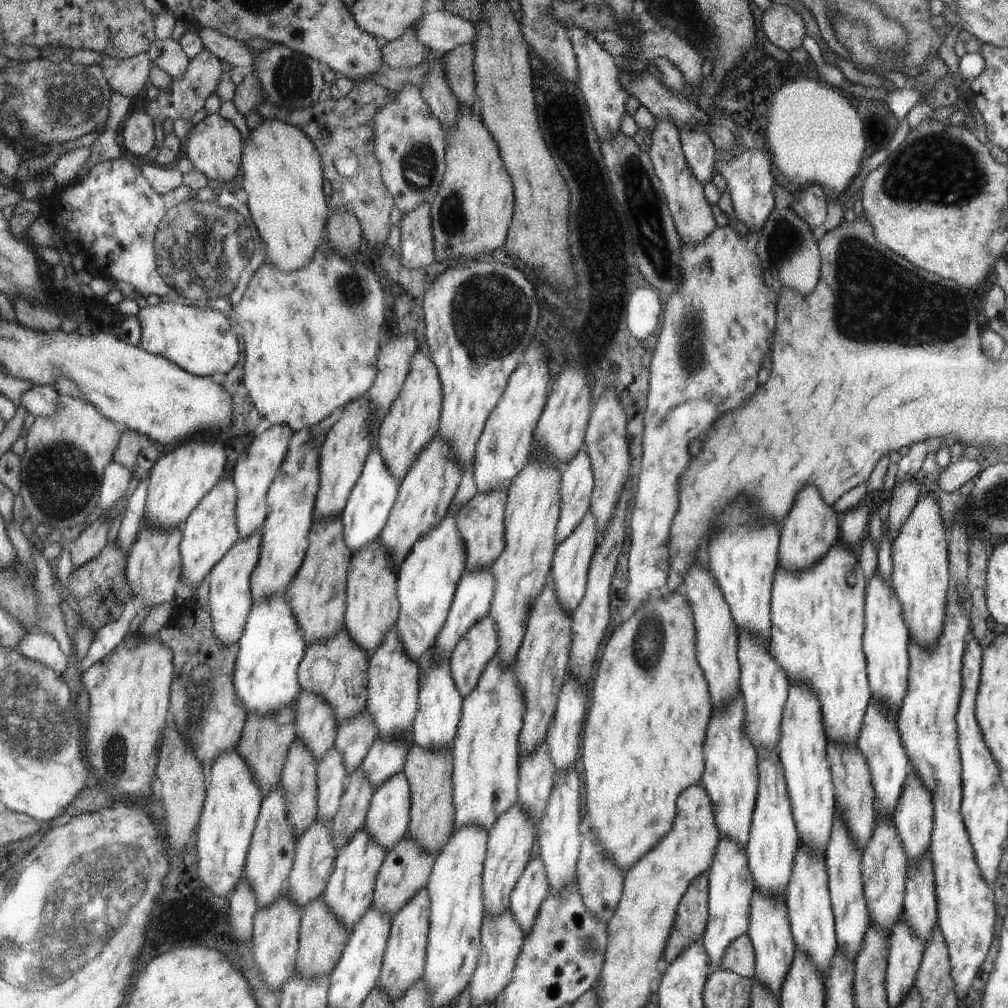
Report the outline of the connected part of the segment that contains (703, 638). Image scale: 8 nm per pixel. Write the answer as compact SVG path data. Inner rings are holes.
M694 566L694 572L690 572L690 580L686 580L685 591L686 600L694 610L694 624L698 638L698 664L706 668L706 680L710 680L710 696L714 696L714 708L722 708L724 704L734 700L740 684L739 629L734 624L729 605L722 598L722 590L718 590L714 576L706 568Z

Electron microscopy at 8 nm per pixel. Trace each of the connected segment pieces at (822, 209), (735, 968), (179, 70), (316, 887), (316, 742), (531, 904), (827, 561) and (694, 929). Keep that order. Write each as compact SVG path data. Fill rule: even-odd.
M808 186L808 190L802 190L794 196L794 202L790 204L811 229L818 228L826 222L826 196L821 186Z
M740 935L726 950L720 969L752 979L752 976L756 975L756 964L757 957L754 952L753 941L748 935Z
M170 38L170 40L157 39L157 42L152 44L148 56L158 68L171 74L175 80L186 76L190 68L191 58L180 41L174 38Z
M315 822L304 832L297 841L296 858L292 863L286 889L290 900L298 906L306 907L306 904L320 898L328 886L330 875L333 874L334 861L336 860L336 846L332 844L333 833L331 822Z
M301 691L298 695L298 702L294 704L294 714L296 714L298 720L298 738L316 756L316 760L322 760L322 756L334 746L336 740L339 725L334 708L322 696Z
M538 854L529 861L524 874L518 880L510 900L510 912L514 912L514 920L518 920L525 936L530 934L532 924L541 911L544 900L549 896L549 878L546 876L546 866Z
M844 544L831 547L820 562L808 570L778 570L778 584L774 584L774 644L770 644L770 652L785 669L789 682L808 684L818 694L826 736L836 742L858 741L862 720L872 699L862 646L863 632L864 578L858 557Z
M708 871L702 872L692 880L688 886L678 910L676 910L676 922L672 926L672 944L666 942L664 960L670 964L674 962L690 944L694 944L700 936L704 936L708 926Z

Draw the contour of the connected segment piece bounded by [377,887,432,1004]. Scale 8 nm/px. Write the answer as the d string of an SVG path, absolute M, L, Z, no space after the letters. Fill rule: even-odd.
M427 887L414 894L392 918L392 930L389 932L388 949L384 954L384 963L381 967L380 982L377 988L382 988L391 1004L400 1000L424 974L425 958L428 954L428 938L430 915L432 914L432 905Z

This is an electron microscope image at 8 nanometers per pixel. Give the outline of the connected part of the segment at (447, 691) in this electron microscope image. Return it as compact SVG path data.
M437 640L432 648L417 661L420 668L420 692L418 694L418 710L413 723L414 743L426 750L442 750L453 746L454 736L462 712L461 693L458 692L453 670L450 668L451 658L436 656Z

